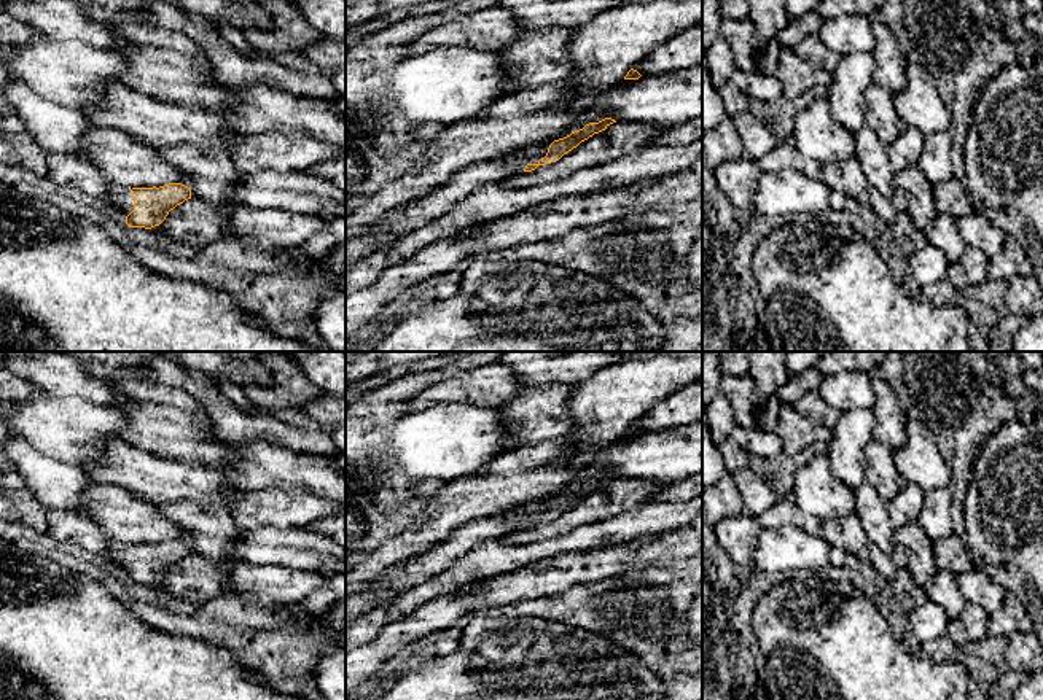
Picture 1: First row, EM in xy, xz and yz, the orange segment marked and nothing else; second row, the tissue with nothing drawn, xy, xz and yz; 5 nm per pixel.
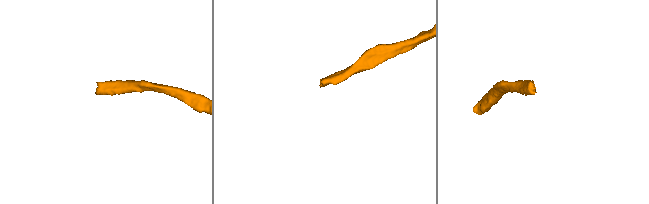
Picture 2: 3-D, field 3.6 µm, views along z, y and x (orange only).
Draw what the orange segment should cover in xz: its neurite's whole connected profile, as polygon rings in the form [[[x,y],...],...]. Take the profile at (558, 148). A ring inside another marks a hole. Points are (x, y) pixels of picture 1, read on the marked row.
[[[605,118],[599,122],[589,122],[583,129],[575,130],[564,138],[554,140],[549,145],[546,156],[541,158],[537,164],[527,164],[524,172],[532,172],[538,165],[545,165],[545,164],[551,164],[551,162],[559,161],[564,154],[567,154],[568,151],[576,148],[581,142],[588,140],[594,134],[605,130],[613,122],[616,122],[616,121],[611,118]]]

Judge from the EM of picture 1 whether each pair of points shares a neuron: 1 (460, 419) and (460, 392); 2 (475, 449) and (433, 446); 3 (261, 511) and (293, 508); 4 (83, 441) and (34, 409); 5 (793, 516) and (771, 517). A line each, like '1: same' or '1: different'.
1: different
2: same
3: same
4: same
5: same

